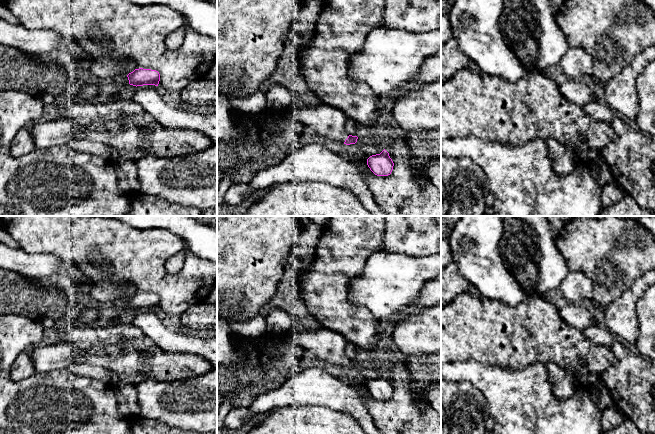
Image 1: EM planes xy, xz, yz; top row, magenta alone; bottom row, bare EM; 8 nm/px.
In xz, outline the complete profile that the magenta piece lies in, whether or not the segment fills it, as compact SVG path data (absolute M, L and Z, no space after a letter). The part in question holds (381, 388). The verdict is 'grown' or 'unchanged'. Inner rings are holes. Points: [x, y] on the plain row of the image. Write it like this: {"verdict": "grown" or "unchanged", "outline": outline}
{"verdict": "unchanged", "outline": "M384 373L380 378L370 380L367 383L367 389L375 399L388 400L393 394L394 387Z"}

